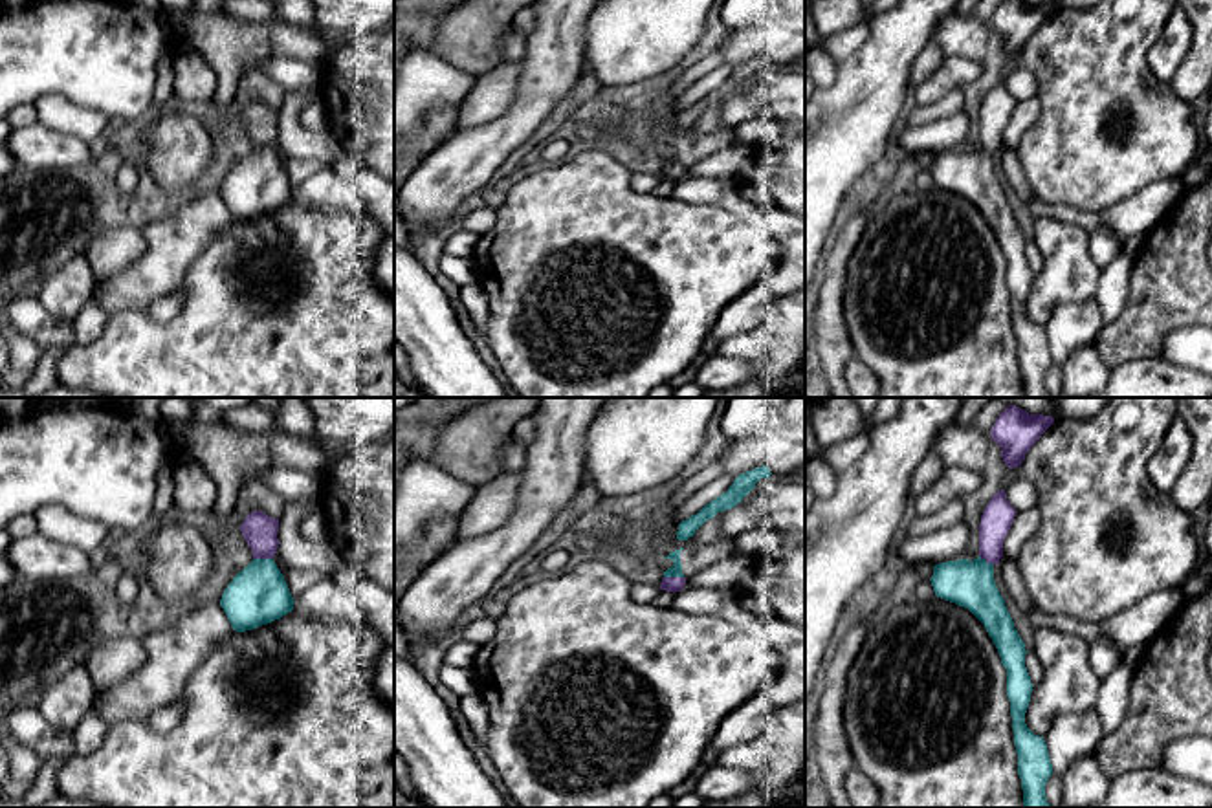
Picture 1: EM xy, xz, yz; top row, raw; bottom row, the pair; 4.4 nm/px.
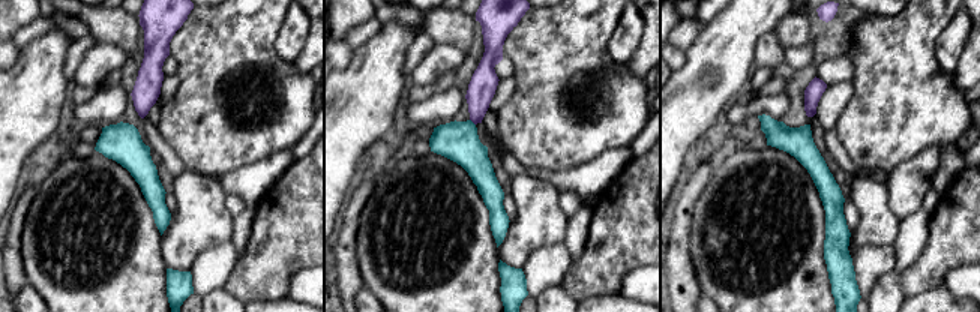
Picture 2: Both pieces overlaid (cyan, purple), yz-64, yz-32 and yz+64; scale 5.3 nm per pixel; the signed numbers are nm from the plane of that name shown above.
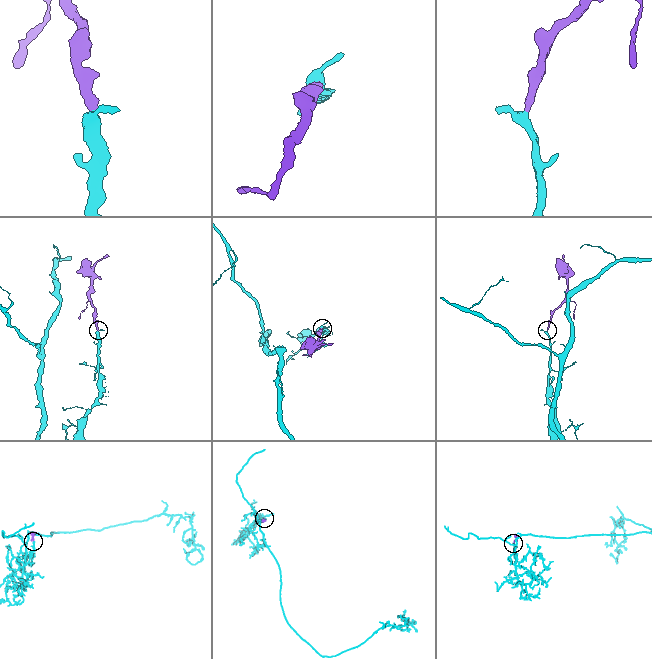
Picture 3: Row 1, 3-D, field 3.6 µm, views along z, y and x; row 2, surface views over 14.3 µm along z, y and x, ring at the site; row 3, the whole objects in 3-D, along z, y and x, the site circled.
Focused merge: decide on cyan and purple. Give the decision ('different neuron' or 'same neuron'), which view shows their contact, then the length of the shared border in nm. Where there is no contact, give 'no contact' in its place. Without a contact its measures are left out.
same neuron | xy | 90 nm

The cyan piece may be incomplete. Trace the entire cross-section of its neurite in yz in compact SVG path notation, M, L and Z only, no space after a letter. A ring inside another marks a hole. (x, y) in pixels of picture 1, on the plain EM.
M1005 79L986 93L979 114L979 147L959 148L933 156L931 176L937 187L968 198L992 227L1007 258L1007 286L1010 291L1018 365L1023 379L1023 398L1051 398L1045 374L1052 365L1047 333L1025 313L1032 273L1025 257L1025 233L1014 218L994 170L994 156L1003 147L1003 130L1014 112L1016 99Z

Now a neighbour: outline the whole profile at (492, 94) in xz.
M523 62L490 66L460 101L460 128L490 125L504 115L519 92Z

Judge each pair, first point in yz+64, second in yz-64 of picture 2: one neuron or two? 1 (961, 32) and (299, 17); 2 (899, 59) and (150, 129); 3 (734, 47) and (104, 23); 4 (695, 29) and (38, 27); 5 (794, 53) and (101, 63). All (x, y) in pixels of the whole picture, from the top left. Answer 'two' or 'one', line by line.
1: one
2: two
3: two
4: one
5: one

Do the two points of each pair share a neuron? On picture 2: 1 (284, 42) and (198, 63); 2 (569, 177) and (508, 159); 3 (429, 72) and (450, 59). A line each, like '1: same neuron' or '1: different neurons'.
1: different neurons
2: same neuron
3: same neuron

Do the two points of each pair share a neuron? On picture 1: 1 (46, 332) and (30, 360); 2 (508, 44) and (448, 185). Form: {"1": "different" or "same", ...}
{"1": "different", "2": "different"}

